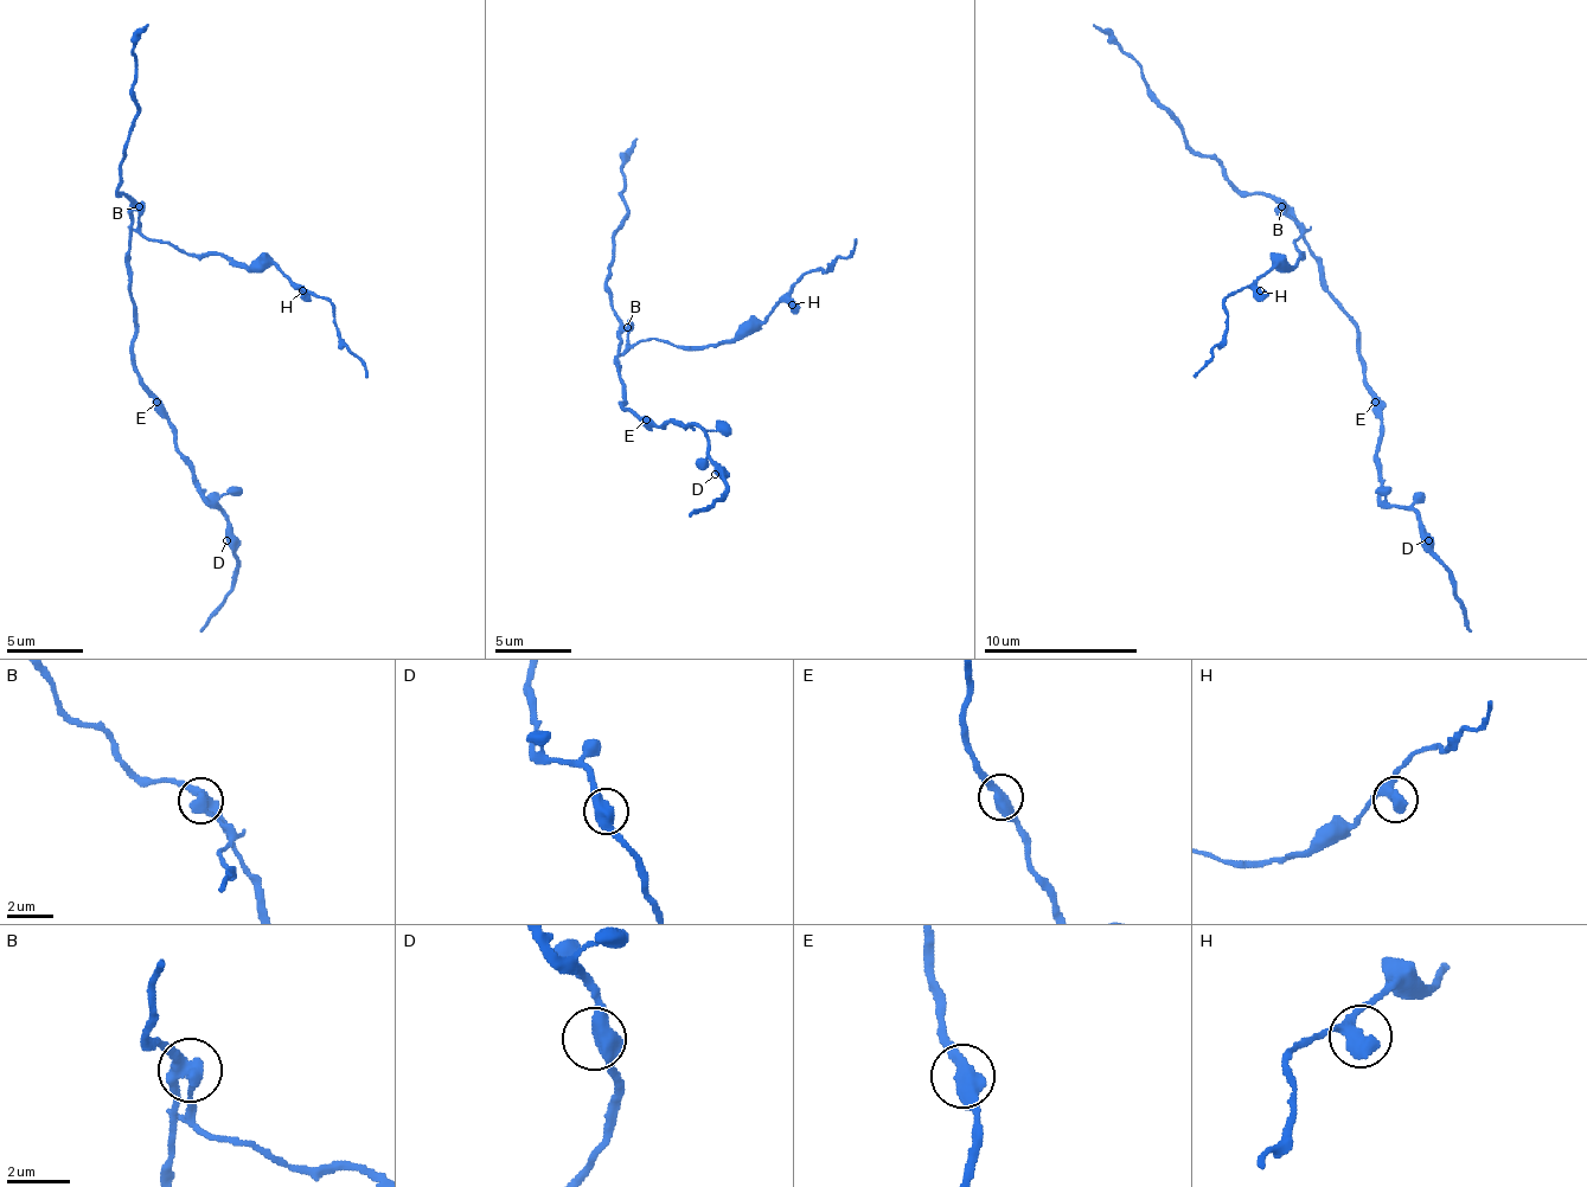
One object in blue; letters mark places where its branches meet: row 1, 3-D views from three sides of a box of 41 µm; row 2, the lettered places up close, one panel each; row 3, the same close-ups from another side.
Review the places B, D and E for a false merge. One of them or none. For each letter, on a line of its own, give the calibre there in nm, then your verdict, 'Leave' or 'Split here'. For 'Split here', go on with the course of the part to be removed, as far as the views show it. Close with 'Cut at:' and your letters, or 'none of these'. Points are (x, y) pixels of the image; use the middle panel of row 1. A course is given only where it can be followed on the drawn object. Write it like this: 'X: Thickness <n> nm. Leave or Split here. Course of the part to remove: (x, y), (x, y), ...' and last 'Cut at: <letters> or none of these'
B: Thickness 480 nm. Split here. Course of the part to remove: (627, 328), (631, 347), (641, 339), (688, 347), (718, 347), (746, 335), (819, 270), (826, 270), (857, 239)
D: Thickness 500 nm. Leave
E: Thickness 440 nm. Leave
Cut at: B

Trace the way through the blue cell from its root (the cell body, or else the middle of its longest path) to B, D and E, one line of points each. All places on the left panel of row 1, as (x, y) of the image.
B: (134, 302), (130, 294), (130, 213), (138, 206)
D: (134, 302), (138, 383), (172, 424), (172, 444), (191, 470), (191, 479), (226, 517), (226, 540)
E: (134, 302), (138, 383), (157, 402)

